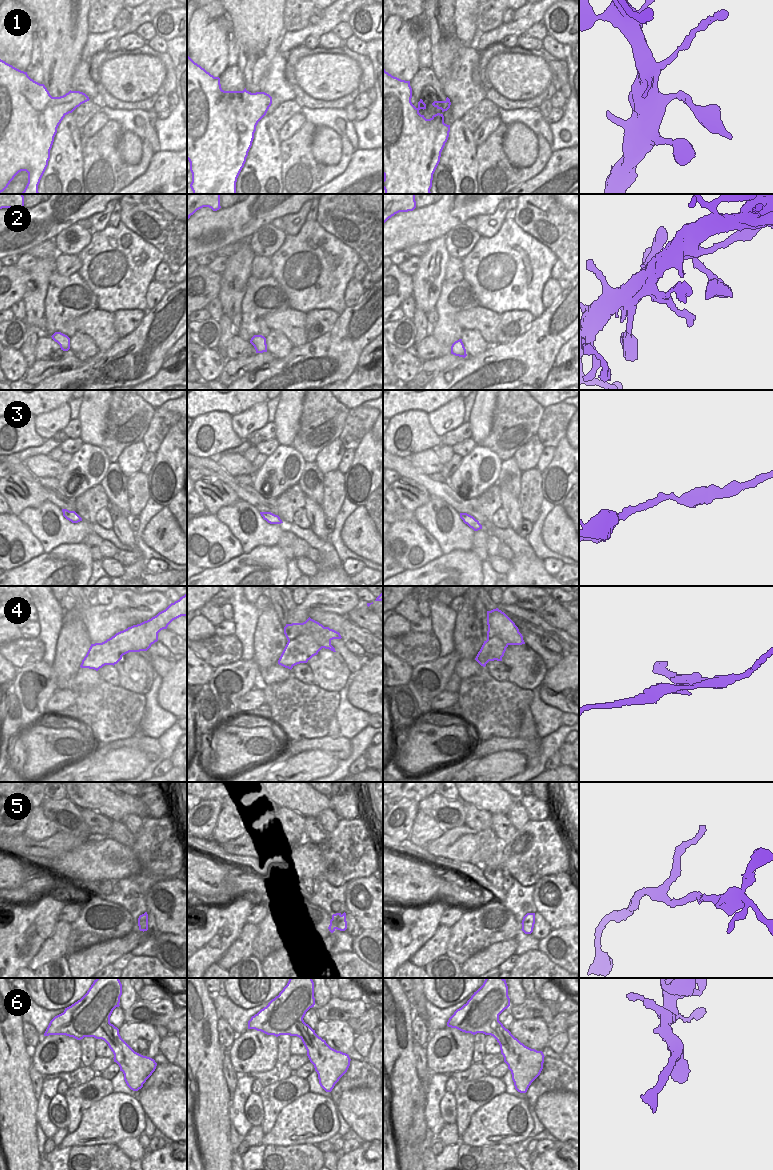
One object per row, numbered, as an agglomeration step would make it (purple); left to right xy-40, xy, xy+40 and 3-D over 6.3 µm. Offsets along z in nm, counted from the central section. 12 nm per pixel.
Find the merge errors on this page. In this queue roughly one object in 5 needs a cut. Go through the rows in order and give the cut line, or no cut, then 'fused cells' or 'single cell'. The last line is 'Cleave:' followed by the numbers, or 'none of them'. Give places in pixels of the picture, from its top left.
1: no cut | single cell
2: no cut | single cell
3: no cut | single cell
4: xy (288, 639), (293, 639), (300, 635), (311, 635), (323, 647) | fused cells
5: no cut | single cell
6: no cut | single cell
Cleave: 4

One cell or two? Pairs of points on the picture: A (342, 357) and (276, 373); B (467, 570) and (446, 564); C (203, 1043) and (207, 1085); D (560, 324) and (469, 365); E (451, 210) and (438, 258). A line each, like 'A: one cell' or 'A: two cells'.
A: one cell
B: one cell
C: one cell
D: one cell
E: two cells

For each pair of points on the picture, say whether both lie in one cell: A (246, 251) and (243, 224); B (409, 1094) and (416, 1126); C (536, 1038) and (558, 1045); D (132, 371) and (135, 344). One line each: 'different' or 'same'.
A: different
B: different
C: different
D: same

